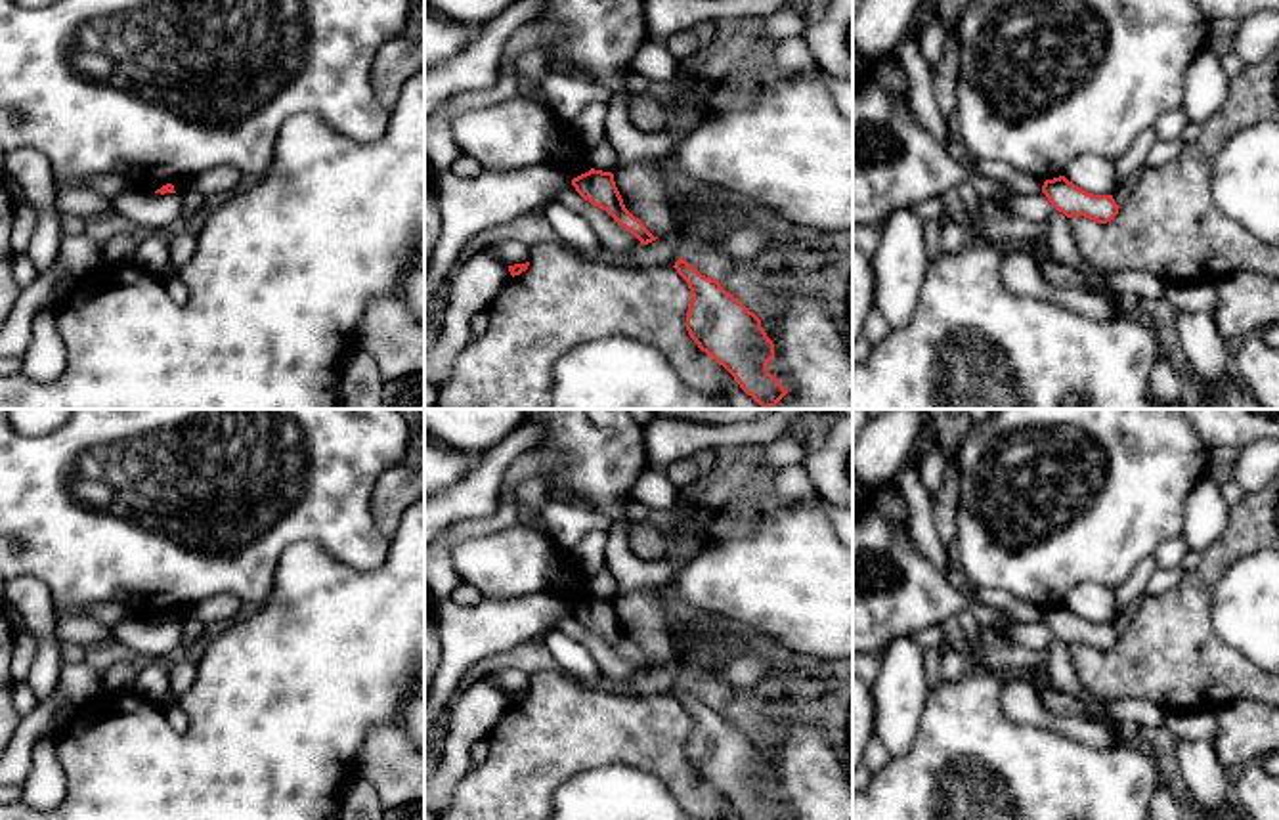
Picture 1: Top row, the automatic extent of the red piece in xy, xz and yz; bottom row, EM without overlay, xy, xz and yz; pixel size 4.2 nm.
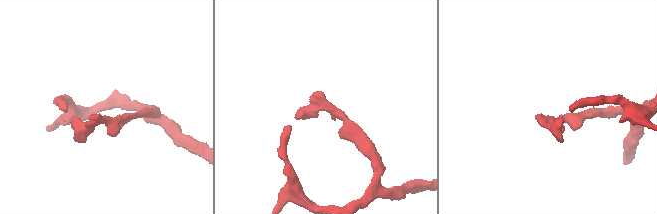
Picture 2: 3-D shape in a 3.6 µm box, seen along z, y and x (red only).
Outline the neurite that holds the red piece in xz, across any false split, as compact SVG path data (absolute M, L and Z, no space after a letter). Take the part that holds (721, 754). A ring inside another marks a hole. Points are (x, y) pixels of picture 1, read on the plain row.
M679 686L673 696L692 723L686 759L698 776L723 793L744 820L788 820L767 797L774 772L761 747L686 688Z

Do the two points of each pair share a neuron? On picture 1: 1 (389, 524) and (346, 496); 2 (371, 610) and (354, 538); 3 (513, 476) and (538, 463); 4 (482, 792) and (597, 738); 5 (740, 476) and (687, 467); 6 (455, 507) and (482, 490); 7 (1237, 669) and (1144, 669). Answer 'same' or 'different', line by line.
1: different
2: different
3: same
4: same
5: different
6: same
7: same

